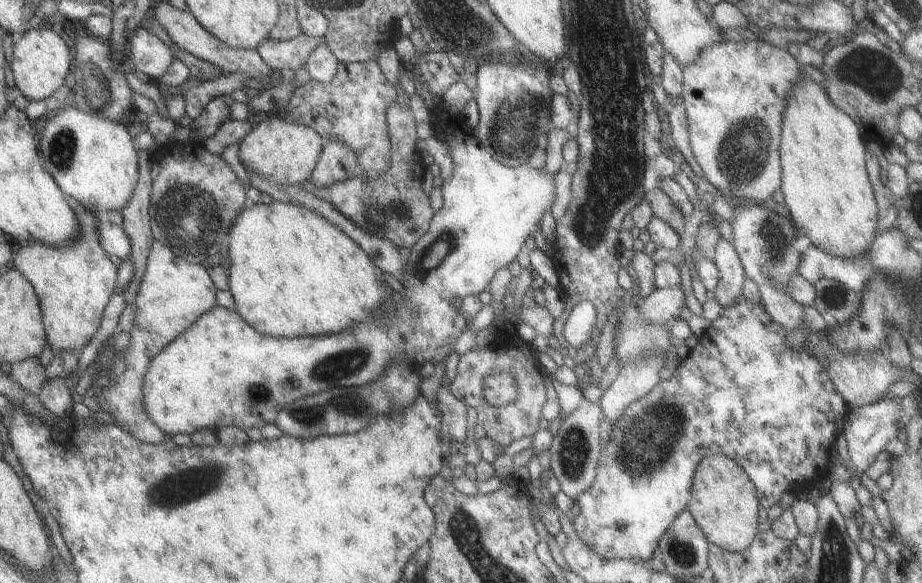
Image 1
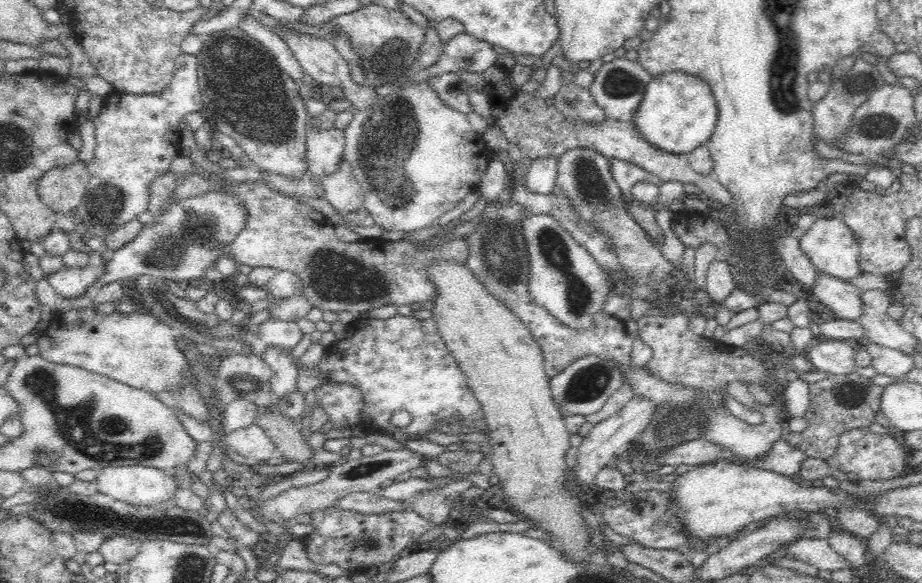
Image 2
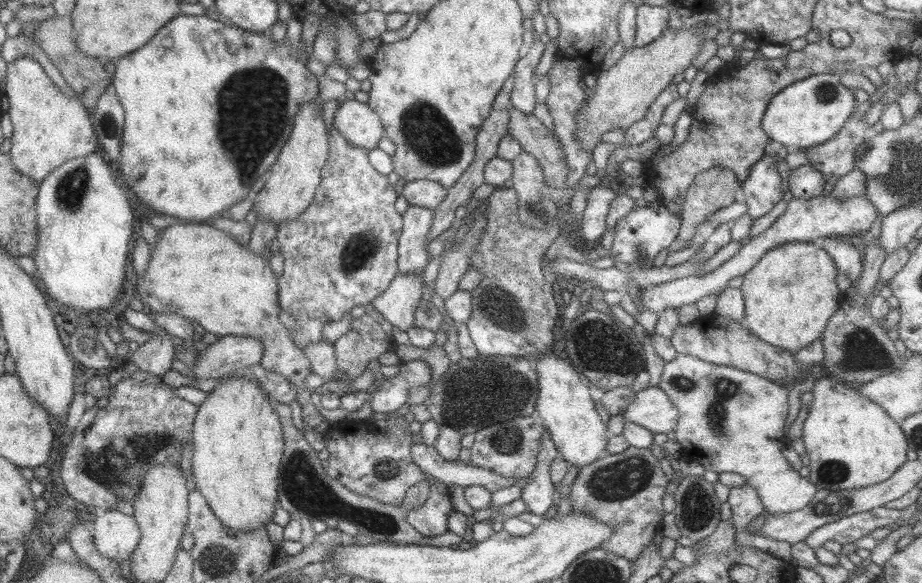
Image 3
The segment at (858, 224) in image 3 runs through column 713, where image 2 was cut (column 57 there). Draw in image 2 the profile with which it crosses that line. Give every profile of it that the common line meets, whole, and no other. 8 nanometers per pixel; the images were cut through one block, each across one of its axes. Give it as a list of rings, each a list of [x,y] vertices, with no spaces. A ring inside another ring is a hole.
[[[88,264],[82,268],[62,266],[60,270],[48,274],[46,279],[58,296],[79,299],[90,291],[90,286],[96,282],[98,276],[94,273],[94,268]]]

